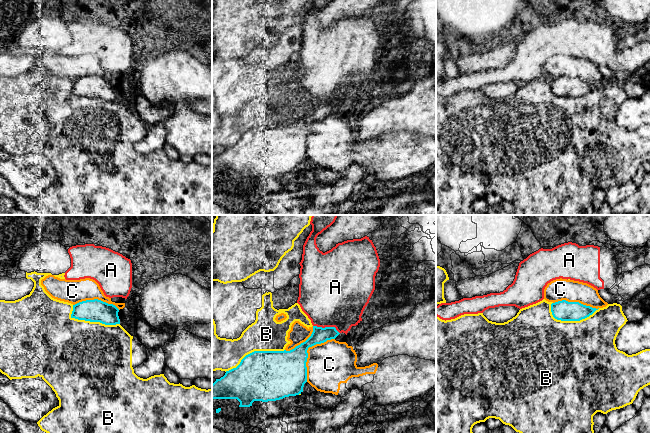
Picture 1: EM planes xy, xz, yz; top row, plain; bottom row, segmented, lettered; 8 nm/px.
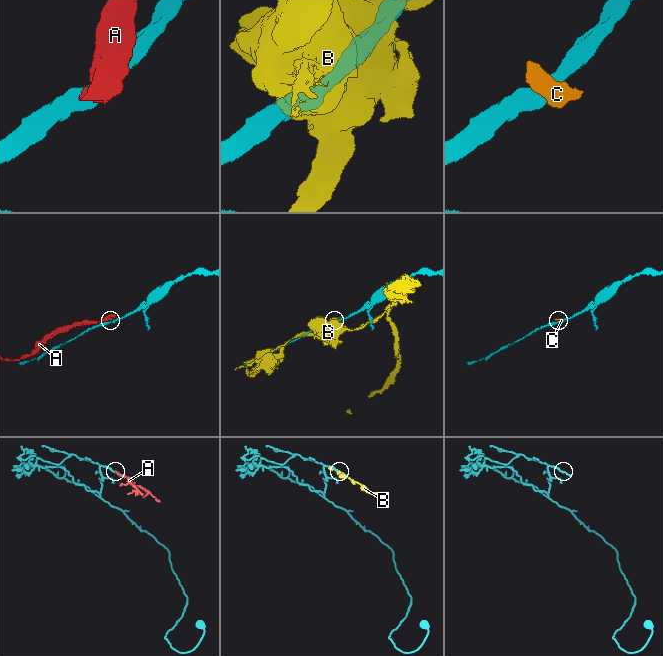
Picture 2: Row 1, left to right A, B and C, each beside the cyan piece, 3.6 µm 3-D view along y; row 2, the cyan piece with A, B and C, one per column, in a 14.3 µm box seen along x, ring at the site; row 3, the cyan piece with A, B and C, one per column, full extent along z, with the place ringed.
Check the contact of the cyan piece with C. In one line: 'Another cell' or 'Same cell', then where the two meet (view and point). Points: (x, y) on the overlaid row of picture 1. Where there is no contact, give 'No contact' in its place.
Another cell. Touches cyan at xz (306, 352)

